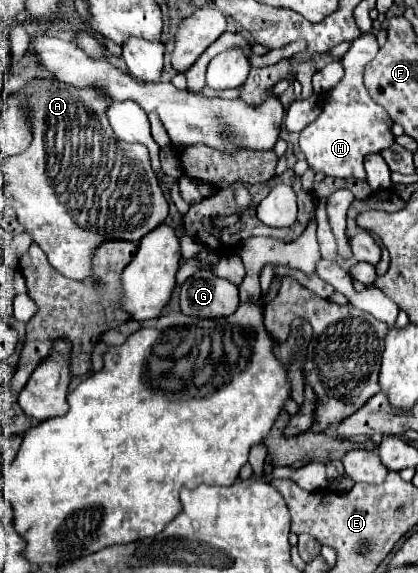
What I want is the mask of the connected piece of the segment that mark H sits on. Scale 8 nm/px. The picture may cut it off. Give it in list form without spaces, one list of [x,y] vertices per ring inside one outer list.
[[[361,33],[351,43],[351,49],[341,59],[345,67],[345,77],[323,95],[323,109],[319,119],[301,131],[301,151],[315,171],[323,171],[331,177],[367,179],[363,169],[365,155],[381,153],[383,149],[393,145],[395,137],[391,133],[391,117],[387,115],[387,111],[383,111],[381,105],[371,99],[363,83],[363,71],[367,63],[377,55],[377,49],[379,47],[373,33]]]

